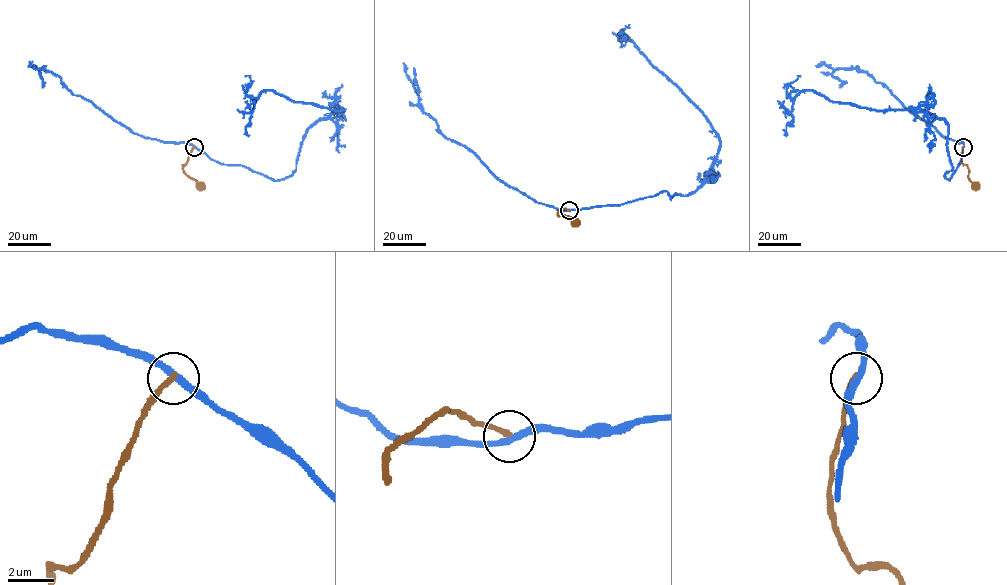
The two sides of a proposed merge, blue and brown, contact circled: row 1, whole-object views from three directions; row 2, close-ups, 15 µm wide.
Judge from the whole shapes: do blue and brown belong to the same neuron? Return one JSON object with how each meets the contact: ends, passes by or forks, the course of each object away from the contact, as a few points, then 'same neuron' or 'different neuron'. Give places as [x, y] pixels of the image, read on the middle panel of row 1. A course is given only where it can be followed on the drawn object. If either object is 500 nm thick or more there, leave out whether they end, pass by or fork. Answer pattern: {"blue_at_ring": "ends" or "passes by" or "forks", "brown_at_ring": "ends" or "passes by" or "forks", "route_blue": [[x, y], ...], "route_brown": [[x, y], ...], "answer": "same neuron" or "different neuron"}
{"blue_at_ring": "passes by", "brown_at_ring": "ends", "route_blue": [[569, 210], [690, 194], [718, 152], [705, 115], [623, 33], [620, 47]], "route_brown": [[569, 210], [564, 207], [558, 215], [571, 216], [576, 223]], "answer": "different neuron"}

